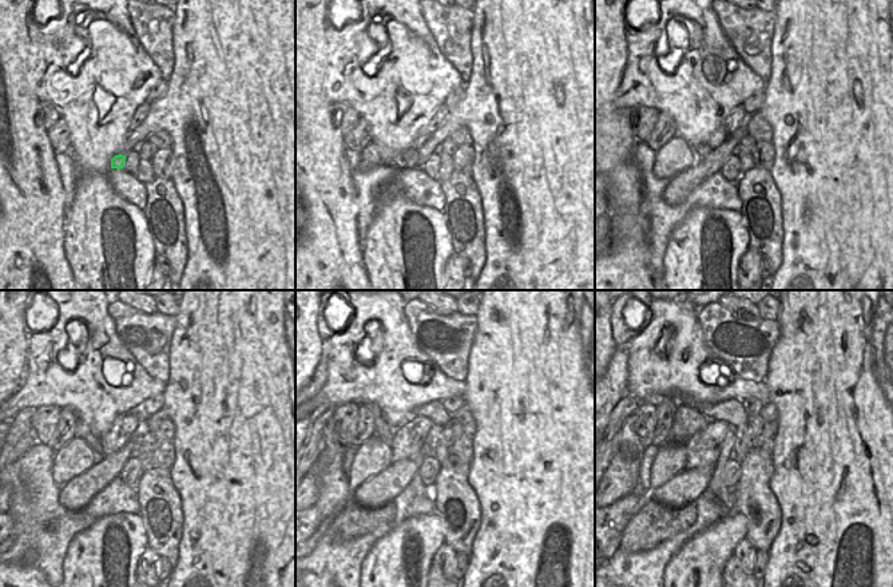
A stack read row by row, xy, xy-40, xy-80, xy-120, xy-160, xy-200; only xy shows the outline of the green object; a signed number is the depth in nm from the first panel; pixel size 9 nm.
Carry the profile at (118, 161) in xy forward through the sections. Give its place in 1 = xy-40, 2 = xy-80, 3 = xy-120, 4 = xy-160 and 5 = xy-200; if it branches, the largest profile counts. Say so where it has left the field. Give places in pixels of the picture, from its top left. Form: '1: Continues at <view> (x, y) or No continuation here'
1: Continues at xy-40 (409, 159)
2: Continues at xy-80 (699, 151)
3: Continues at xy-120 (82, 431)
4: Continues at xy-160 (383, 429)
5: Continues at xy-200 (655, 399)

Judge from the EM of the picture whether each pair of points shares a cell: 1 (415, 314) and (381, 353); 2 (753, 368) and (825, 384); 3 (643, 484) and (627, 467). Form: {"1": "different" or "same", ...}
{"1": "different", "2": "different", "3": "different"}

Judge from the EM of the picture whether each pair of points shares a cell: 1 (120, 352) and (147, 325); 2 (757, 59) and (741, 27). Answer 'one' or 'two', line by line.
1: two
2: one

